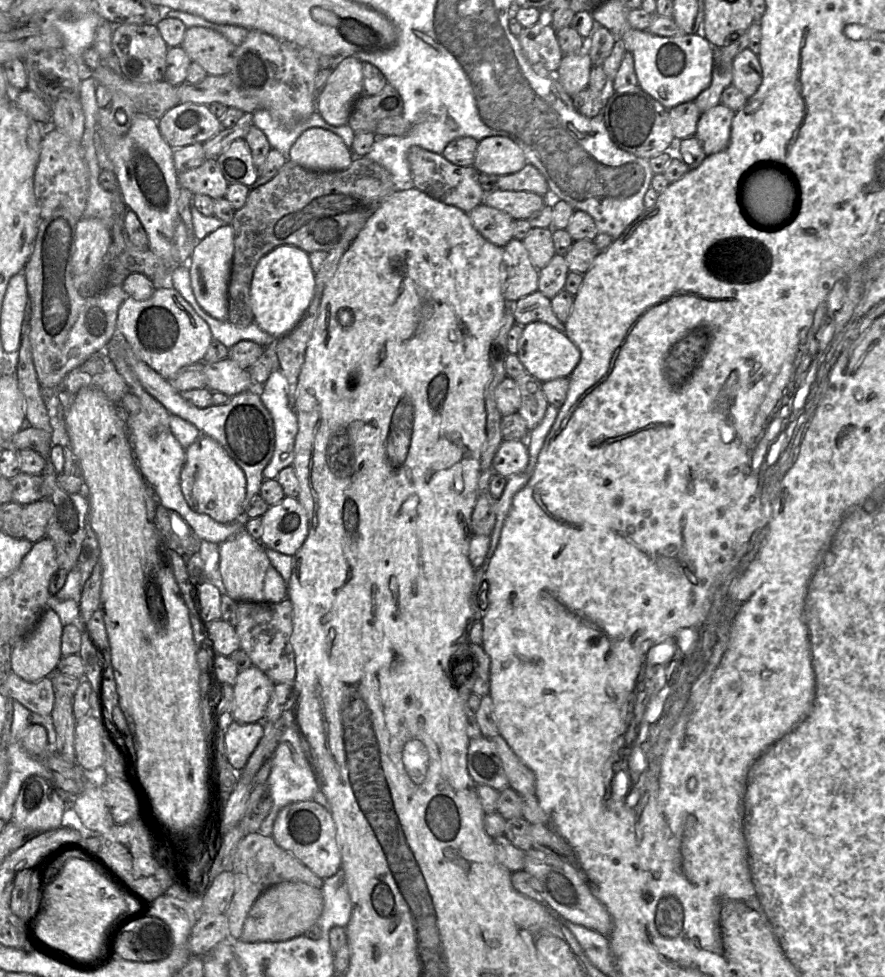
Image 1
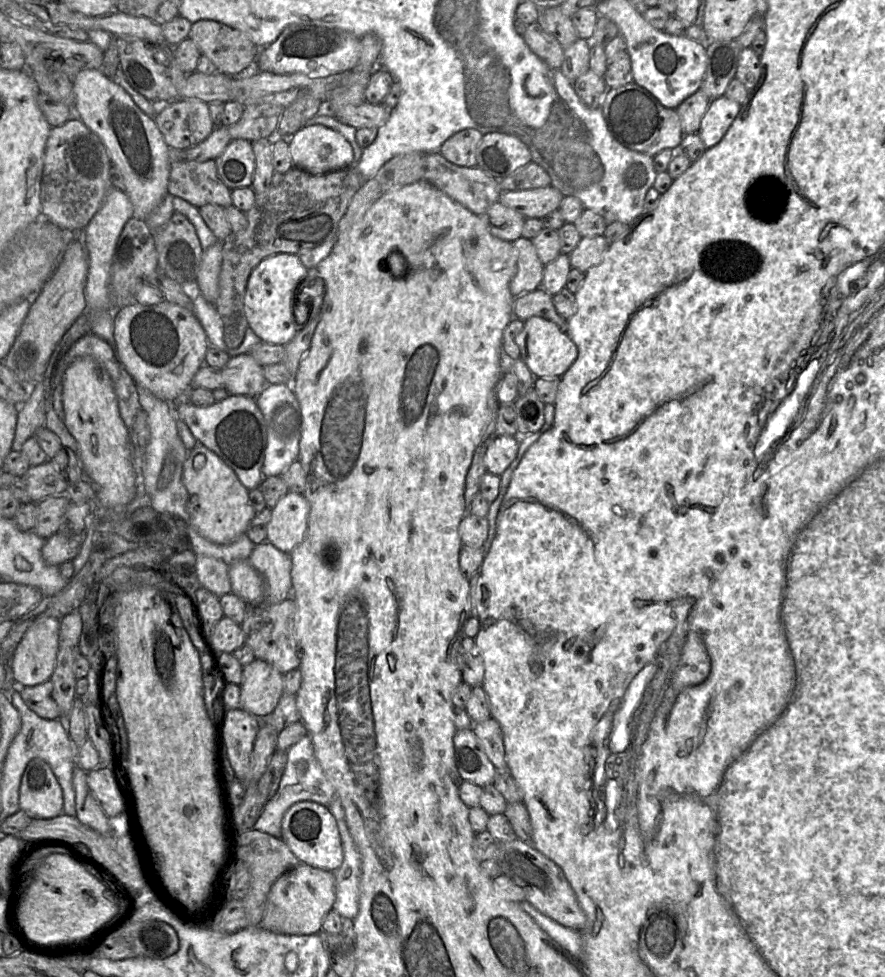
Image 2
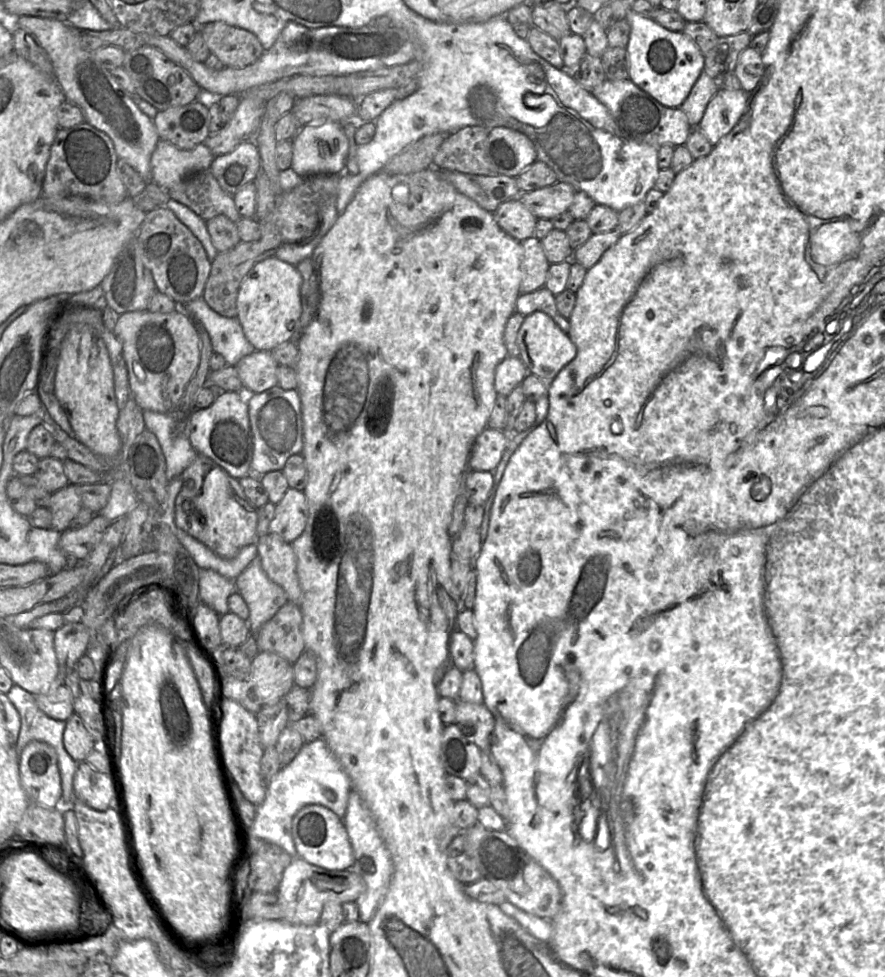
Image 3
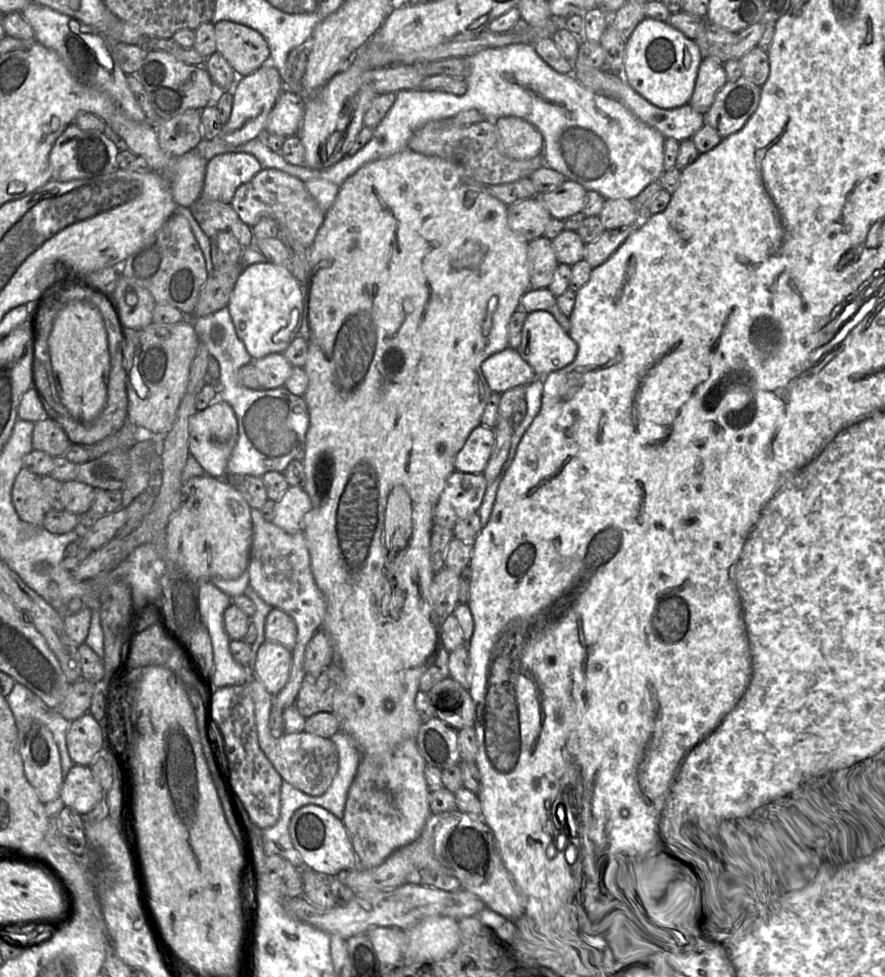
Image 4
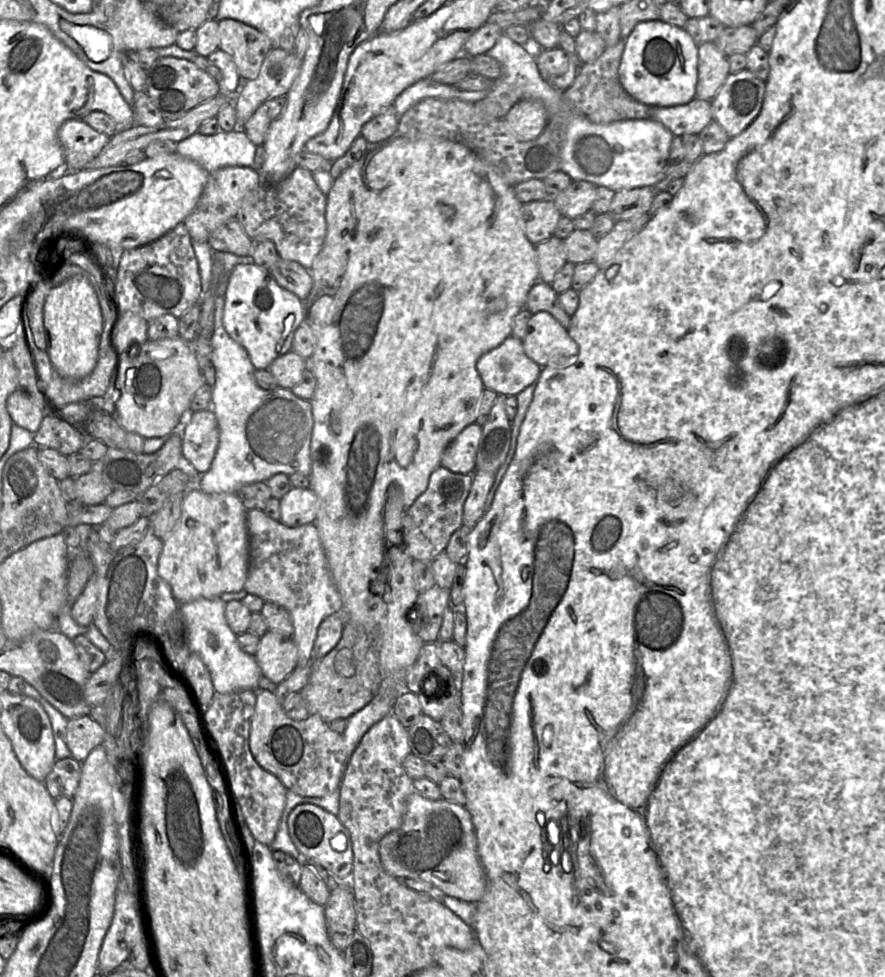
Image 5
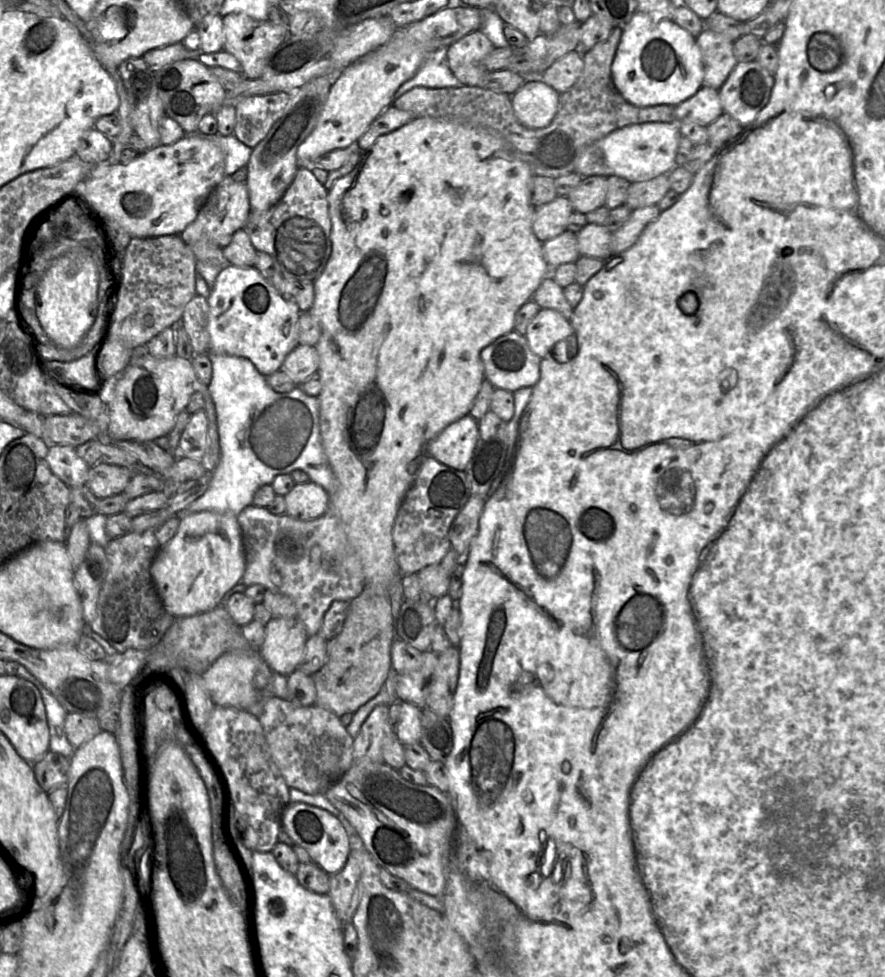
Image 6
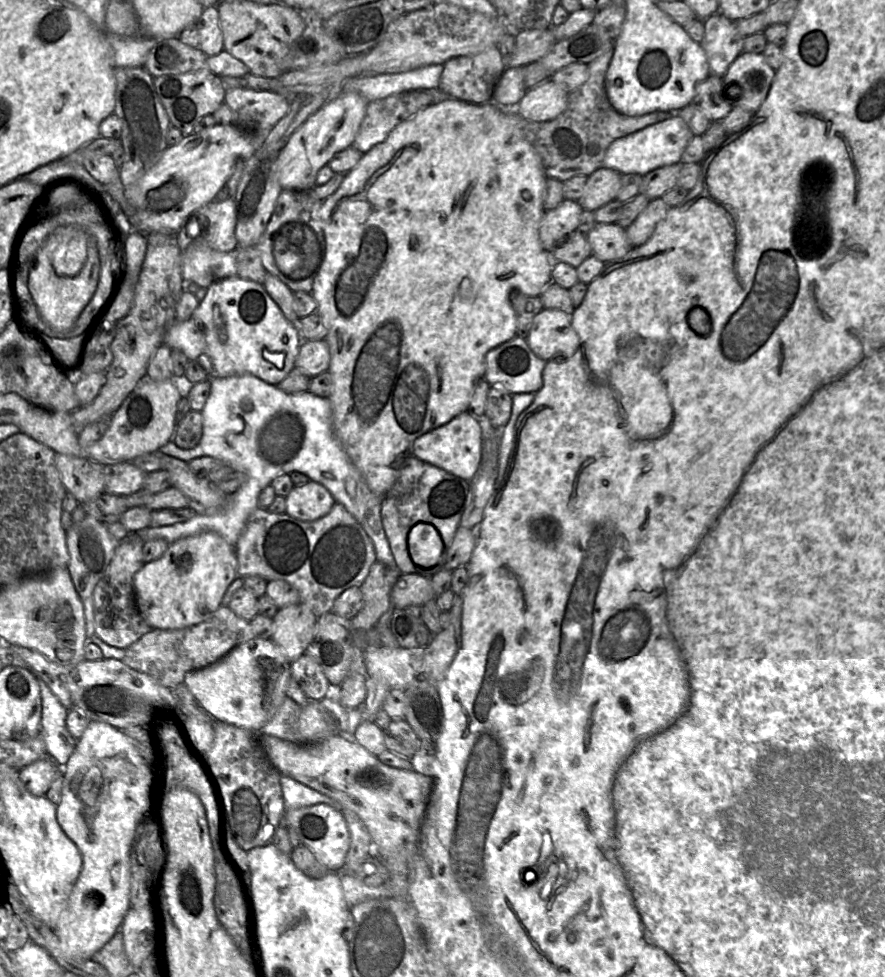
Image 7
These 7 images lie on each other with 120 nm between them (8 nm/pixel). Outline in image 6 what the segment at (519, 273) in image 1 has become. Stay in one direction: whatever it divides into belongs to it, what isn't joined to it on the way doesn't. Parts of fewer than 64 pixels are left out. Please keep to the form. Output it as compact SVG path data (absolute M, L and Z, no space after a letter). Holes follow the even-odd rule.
M567 230L564 231L562 234L556 236L555 238L544 242L543 250L545 259L548 262L549 266L551 267L551 276L552 270L554 268L565 263L575 263L581 256L578 249L577 234Z

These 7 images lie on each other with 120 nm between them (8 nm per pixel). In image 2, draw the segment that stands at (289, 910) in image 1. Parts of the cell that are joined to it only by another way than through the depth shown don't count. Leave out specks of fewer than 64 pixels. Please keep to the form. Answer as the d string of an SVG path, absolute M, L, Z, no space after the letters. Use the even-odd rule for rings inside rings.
M298 864L283 873L269 891L264 916L259 926L280 934L312 935L319 933L325 917L333 910L335 903L334 873L306 864Z

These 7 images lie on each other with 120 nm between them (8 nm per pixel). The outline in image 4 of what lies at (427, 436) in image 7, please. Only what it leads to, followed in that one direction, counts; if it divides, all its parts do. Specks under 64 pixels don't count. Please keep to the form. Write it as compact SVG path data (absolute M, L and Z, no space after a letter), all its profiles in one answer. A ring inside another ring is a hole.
M478 425L474 428L456 455L455 470L483 474L494 448L495 437L492 427Z

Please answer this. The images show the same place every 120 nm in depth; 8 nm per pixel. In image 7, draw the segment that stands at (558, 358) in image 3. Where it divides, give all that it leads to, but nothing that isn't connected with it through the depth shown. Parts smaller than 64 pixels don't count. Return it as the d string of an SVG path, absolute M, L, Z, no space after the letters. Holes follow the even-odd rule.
M543 308L534 317L525 340L532 351L545 361L571 356L579 345L571 315L553 308Z

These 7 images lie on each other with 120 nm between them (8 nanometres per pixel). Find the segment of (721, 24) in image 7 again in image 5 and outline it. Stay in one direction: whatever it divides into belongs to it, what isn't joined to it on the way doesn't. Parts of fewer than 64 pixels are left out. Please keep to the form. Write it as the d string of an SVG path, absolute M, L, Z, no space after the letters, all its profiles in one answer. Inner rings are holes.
M705 42L698 46L695 98L712 101L729 74L728 56L714 42Z

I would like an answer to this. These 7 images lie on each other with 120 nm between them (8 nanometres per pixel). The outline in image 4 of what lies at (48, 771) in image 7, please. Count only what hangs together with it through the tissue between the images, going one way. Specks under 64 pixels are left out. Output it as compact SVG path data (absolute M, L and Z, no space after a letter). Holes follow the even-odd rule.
M74 764L64 778L59 803L86 815L103 797L103 790L90 765Z

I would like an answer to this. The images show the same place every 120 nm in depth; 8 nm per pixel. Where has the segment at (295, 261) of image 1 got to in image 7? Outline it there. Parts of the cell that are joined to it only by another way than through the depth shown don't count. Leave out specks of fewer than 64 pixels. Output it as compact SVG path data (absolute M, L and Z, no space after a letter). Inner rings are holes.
M234 276L212 283L191 318L175 321L168 328L163 344L172 350L182 351L189 360L198 362L209 378L251 374L266 383L278 385L295 367L302 341L298 329L284 316L263 284Z

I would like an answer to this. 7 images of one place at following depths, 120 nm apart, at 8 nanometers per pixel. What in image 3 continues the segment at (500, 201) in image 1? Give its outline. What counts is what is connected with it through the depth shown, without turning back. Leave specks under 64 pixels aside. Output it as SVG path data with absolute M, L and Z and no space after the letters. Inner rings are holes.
M557 181L551 186L521 193L516 198L520 199L538 219L553 219L568 211L576 191L571 184Z

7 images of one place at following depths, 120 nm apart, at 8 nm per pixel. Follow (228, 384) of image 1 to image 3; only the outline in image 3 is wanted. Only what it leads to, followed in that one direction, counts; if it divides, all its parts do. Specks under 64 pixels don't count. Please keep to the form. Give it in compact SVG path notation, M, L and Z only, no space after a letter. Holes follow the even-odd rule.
M256 350L243 357L235 367L244 389L249 393L261 393L278 384L278 365L271 351Z

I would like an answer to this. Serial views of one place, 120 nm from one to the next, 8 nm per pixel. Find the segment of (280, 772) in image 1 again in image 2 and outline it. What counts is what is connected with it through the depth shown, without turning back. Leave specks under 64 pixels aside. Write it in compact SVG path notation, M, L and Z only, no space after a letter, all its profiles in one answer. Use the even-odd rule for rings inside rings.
M305 736L287 750L288 761L275 795L265 804L253 829L282 838L282 821L287 810L301 801L314 801L326 807L334 798L338 798L332 783L325 776L314 753L313 743Z

